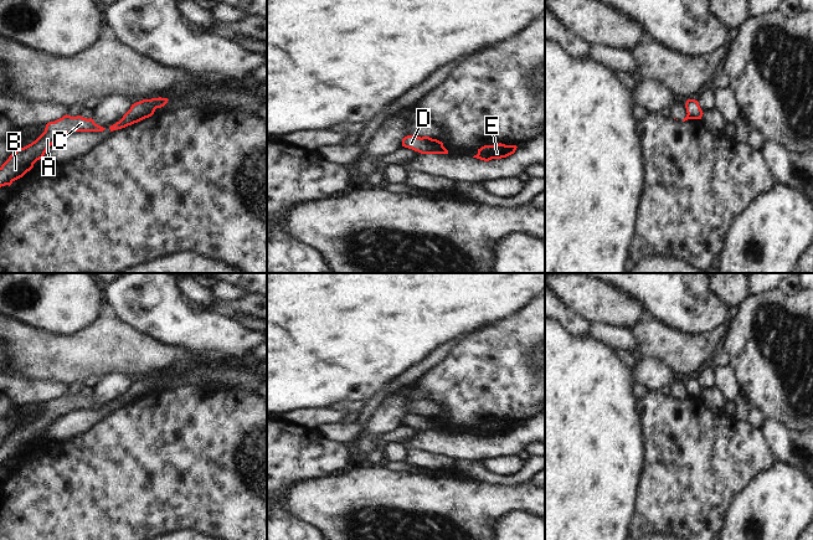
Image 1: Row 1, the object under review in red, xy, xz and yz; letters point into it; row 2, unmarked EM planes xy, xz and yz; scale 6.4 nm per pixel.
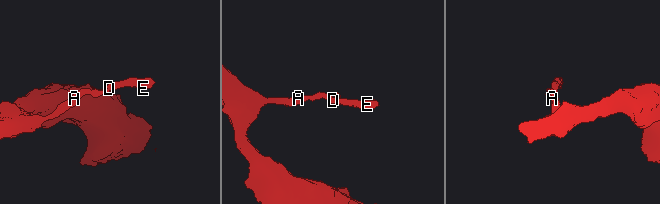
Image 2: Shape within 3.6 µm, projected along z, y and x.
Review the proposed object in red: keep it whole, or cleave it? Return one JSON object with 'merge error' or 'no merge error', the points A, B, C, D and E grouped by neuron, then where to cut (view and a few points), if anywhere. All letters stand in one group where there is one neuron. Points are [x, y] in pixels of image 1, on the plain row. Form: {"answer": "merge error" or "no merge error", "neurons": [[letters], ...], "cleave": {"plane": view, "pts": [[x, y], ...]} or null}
{"answer": "merge error", "neurons": [["A", "B", "C"], ["D", "E"]], "cleave": {"plane": "xy", "pts": [[154, 389], [147, 389], [128, 402], [121, 400]]}}

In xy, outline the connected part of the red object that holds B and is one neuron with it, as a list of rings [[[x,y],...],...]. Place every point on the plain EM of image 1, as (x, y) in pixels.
[[[81,394],[62,396],[46,402],[45,410],[31,422],[17,427],[0,446],[0,466],[11,463],[34,446],[42,437],[47,427],[62,415],[73,410],[103,410],[106,406],[94,401],[92,396]]]

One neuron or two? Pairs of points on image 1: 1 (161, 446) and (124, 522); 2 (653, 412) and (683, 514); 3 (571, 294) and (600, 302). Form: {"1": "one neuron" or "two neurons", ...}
{"1": "one neuron", "2": "one neuron", "3": "one neuron"}

